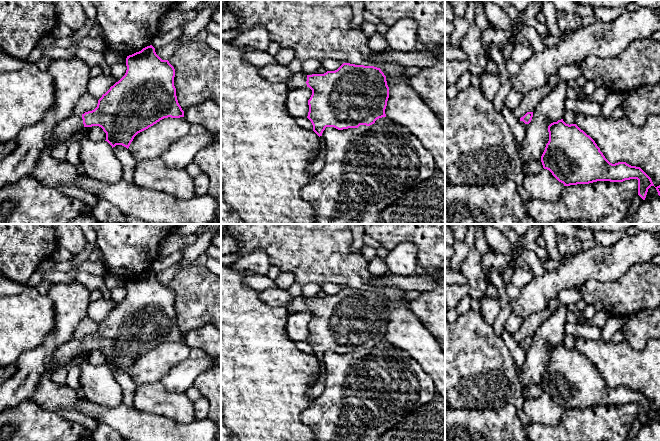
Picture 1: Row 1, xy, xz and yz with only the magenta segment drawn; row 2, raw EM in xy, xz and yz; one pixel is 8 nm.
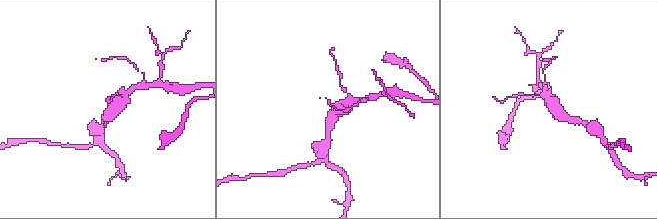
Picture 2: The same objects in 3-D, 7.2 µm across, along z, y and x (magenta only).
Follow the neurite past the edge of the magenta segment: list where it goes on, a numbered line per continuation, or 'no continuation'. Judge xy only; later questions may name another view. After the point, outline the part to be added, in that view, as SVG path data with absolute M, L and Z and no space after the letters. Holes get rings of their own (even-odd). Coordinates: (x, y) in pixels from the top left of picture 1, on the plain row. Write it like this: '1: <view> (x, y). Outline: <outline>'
1: xy (61, 357). Outline: M71 339L62 345L52 354L45 367L44 374L51 375L60 366L67 366L72 358L84 351L82 339Z

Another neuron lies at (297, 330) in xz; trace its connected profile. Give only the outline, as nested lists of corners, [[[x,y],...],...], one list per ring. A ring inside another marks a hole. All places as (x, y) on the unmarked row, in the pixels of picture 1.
[[[309,311],[290,313],[286,333],[288,338],[294,342],[307,341],[309,336],[308,324],[312,319],[312,314]]]

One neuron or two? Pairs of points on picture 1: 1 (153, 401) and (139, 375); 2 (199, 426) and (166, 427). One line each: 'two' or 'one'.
1: two
2: one

